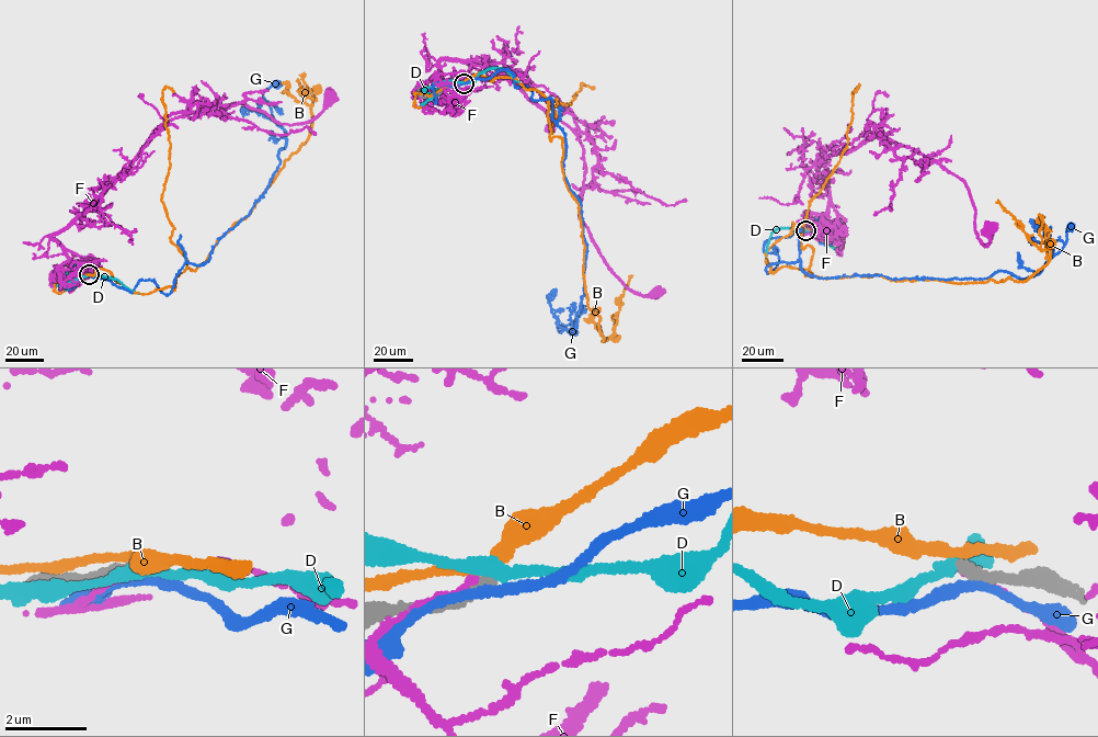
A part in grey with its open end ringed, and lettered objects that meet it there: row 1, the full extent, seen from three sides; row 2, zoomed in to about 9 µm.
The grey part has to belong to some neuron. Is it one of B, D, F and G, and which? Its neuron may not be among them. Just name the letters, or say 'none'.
none

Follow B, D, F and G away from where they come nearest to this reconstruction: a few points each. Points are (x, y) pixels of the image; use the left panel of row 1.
B: (88, 274), (109, 271), (140, 294), (174, 288), (176, 276), (208, 258), (307, 140), (311, 90), (318, 89)
D: (88, 275), (59, 285), (67, 272), (71, 276), (67, 285)
F: (88, 275), (63, 281), (68, 256), (52, 236), (127, 171), (159, 126), (216, 103), (309, 122), (329, 93)
G: (88, 275), (168, 294), (209, 259), (281, 162), (263, 92), (276, 83)

